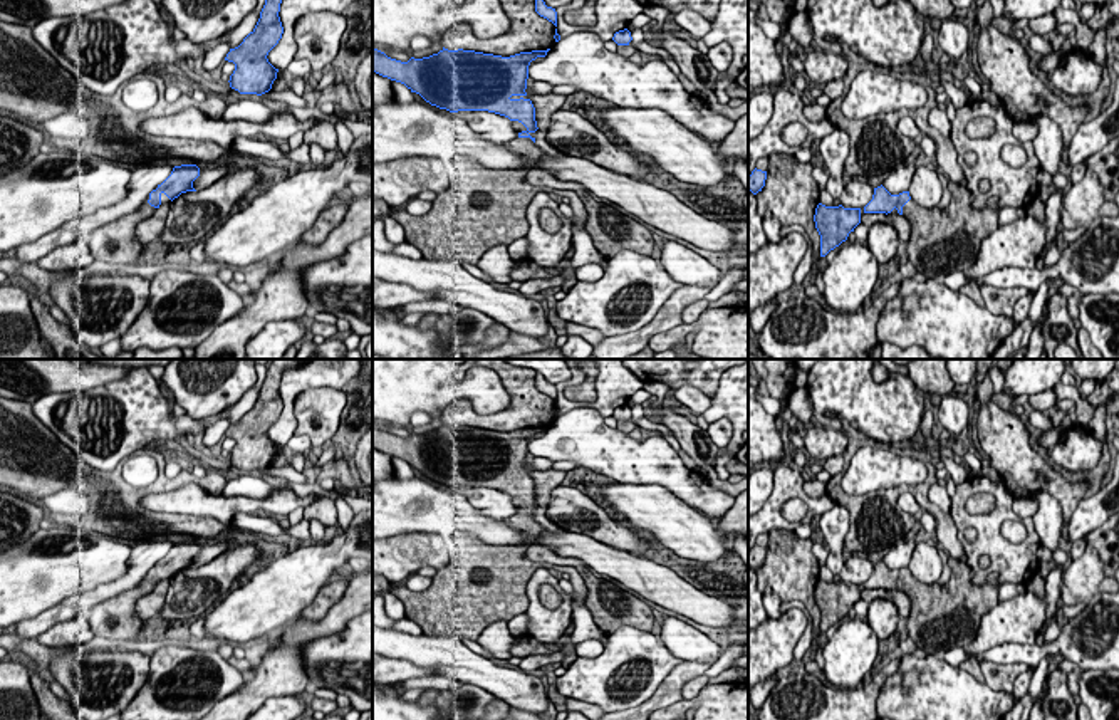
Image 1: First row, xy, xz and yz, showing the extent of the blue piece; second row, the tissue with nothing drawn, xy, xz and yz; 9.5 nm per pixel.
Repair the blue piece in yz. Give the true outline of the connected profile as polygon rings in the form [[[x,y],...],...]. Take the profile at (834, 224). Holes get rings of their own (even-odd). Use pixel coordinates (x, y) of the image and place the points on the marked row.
[[[817,205],[814,215],[820,235],[820,257],[847,240],[849,233],[861,223],[861,208]]]

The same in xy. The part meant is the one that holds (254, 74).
[[[265,0],[255,29],[243,42],[230,49],[225,60],[235,64],[230,76],[230,87],[240,94],[262,96],[272,89],[278,69],[275,69],[267,55],[278,44],[284,27],[278,17],[282,0]]]

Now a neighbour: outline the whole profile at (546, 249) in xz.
[[[540,191],[533,196],[527,208],[528,233],[527,233],[527,260],[542,267],[557,267],[572,247],[572,223],[560,211],[559,203],[552,195]],[[542,208],[552,210],[560,220],[562,228],[557,233],[549,233],[539,225]]]

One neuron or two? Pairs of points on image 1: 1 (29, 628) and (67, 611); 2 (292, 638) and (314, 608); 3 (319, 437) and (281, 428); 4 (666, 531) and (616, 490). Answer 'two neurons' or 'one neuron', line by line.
1: one neuron
2: two neurons
3: two neurons
4: one neuron

